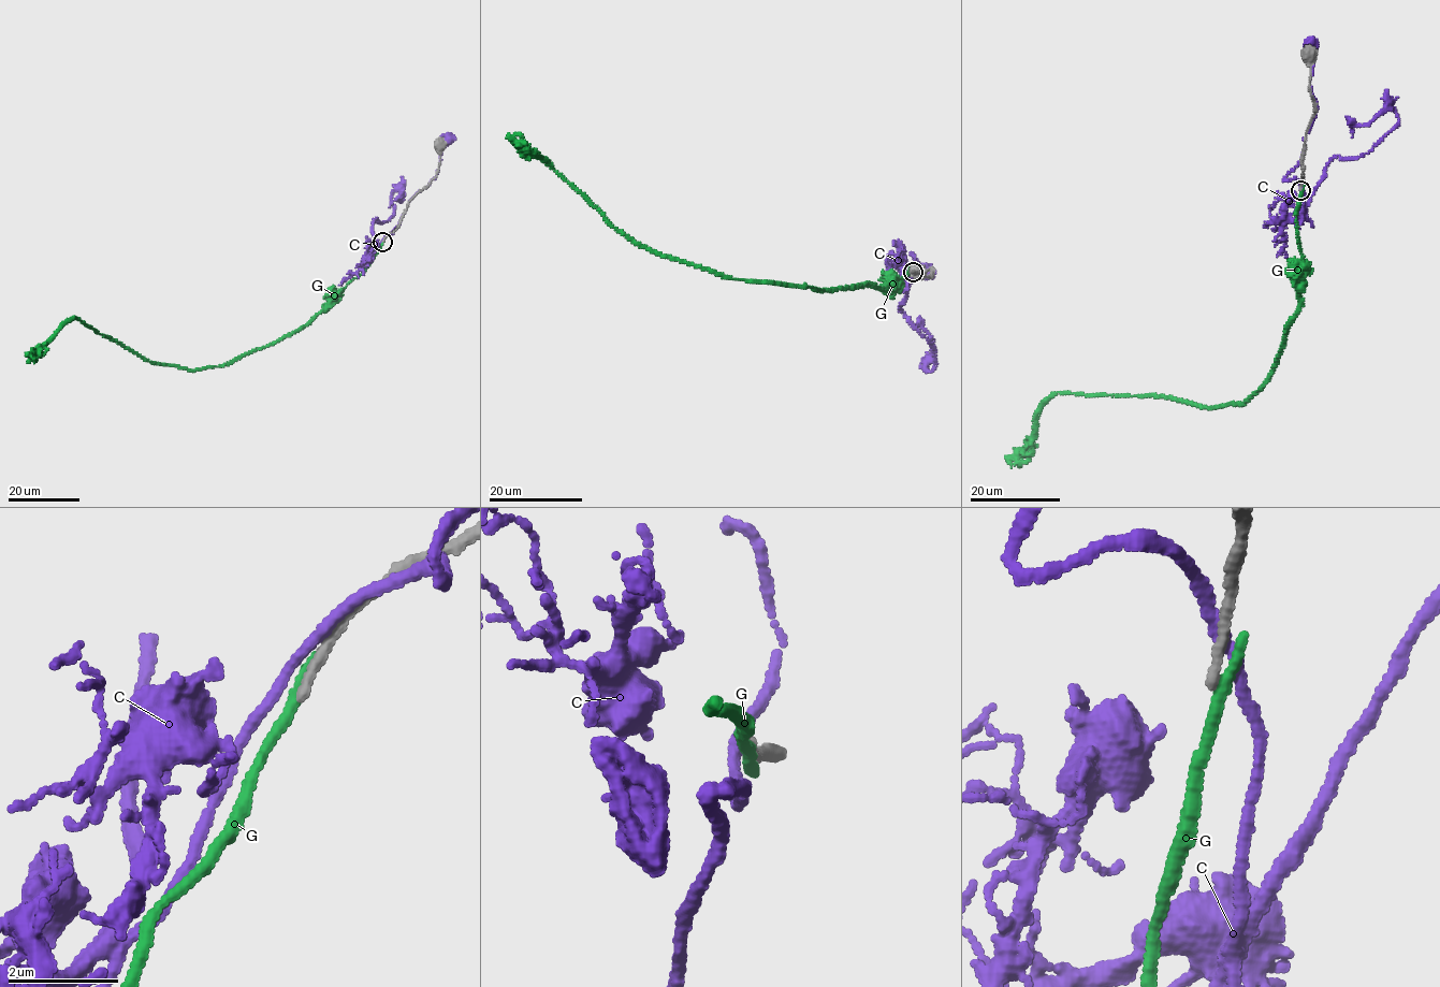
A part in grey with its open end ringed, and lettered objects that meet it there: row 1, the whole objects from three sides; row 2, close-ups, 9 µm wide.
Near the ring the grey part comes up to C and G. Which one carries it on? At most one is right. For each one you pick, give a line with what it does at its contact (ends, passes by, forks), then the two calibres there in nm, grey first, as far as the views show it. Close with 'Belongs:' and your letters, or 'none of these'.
Belongs: none of these

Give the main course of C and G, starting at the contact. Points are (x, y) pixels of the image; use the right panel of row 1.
C: (1302, 186), (1303, 211), (1326, 163), (1368, 153), (1398, 118), (1385, 107), (1366, 124), (1352, 126), (1352, 136)
G: (1300, 189), (1299, 301), (1260, 388), (1204, 407), (1057, 392), (1007, 463)

